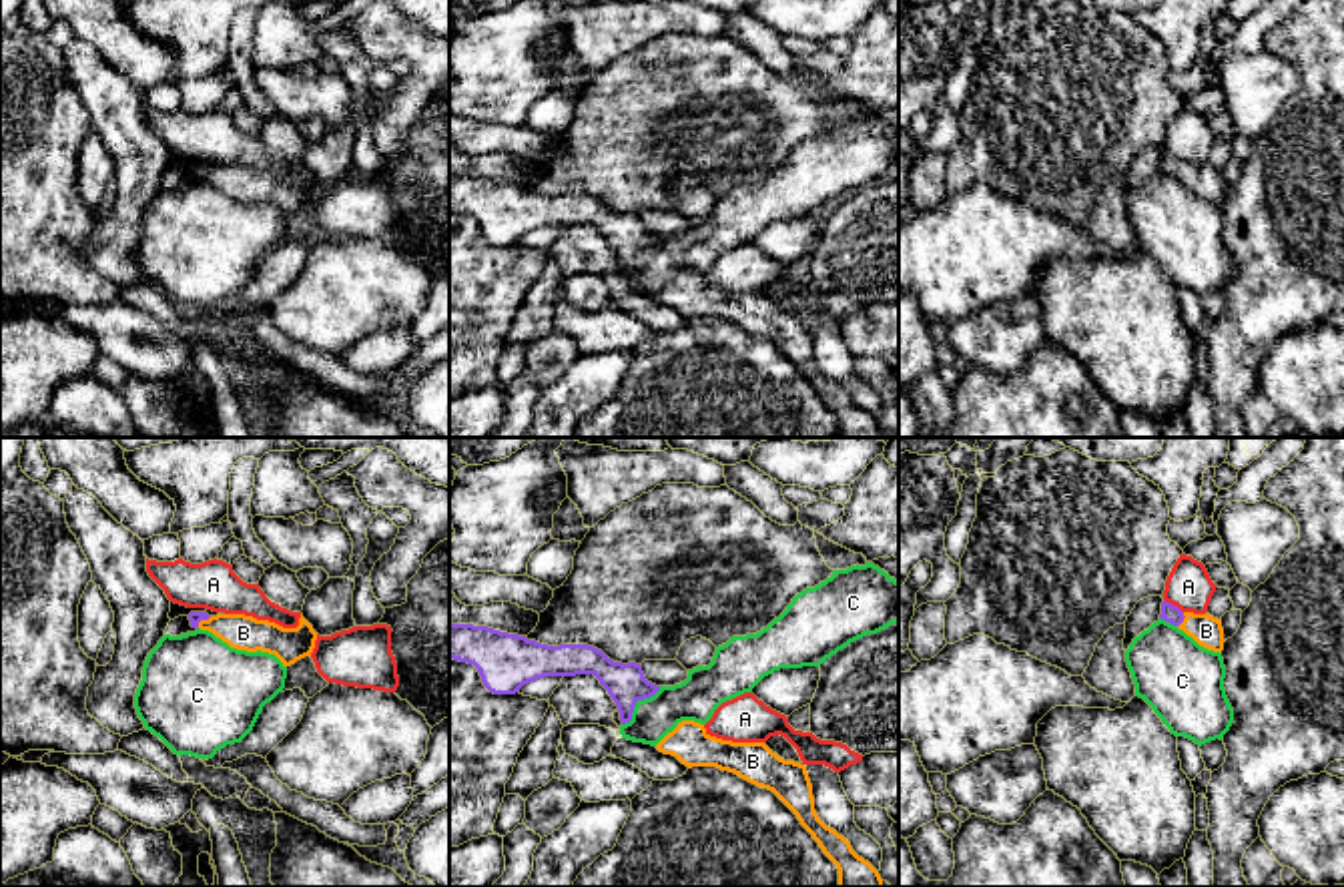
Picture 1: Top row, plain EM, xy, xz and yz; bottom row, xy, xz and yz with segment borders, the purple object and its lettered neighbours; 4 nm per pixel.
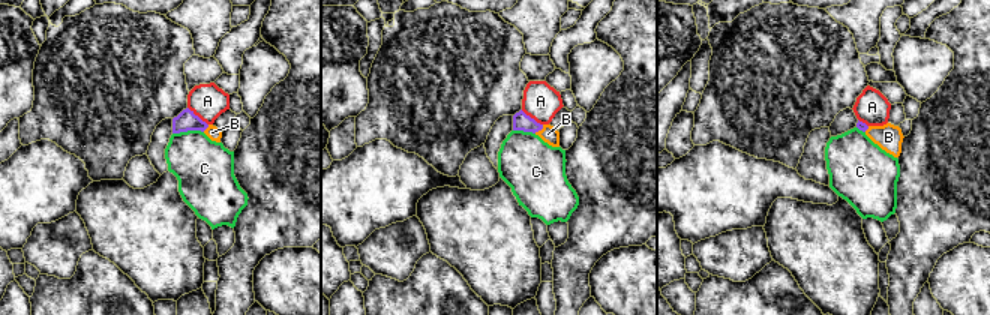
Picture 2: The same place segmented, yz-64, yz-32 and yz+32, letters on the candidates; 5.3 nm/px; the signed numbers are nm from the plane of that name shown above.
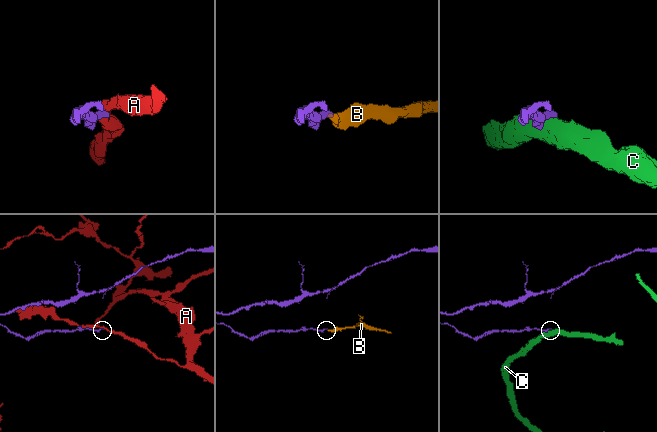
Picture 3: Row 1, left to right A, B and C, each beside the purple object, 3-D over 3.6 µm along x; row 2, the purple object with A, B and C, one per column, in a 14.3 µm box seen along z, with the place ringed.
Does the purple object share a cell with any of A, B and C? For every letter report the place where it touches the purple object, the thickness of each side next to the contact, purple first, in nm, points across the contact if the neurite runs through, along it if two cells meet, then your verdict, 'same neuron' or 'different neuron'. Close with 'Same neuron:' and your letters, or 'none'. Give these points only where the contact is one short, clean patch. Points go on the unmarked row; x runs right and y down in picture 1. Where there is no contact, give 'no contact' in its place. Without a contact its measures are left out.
A: contact yz (1172, 155); calibres 70 and 190 nm; border yz (1164, 149), (1182, 163); different neuron
B: contact yz (1182, 171); calibres 70 and 120 nm; way yz (1170, 163), (1182, 171), (1206, 181); same neuron
C: contact xz (636, 251); calibres 160 and 170 nm; border xz (660, 237), (640, 249), (632, 267), (622, 275); different neuron
Same neuron: B

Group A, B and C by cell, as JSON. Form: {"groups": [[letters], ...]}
{"groups": [["A"], ["B"], ["C"]]}

